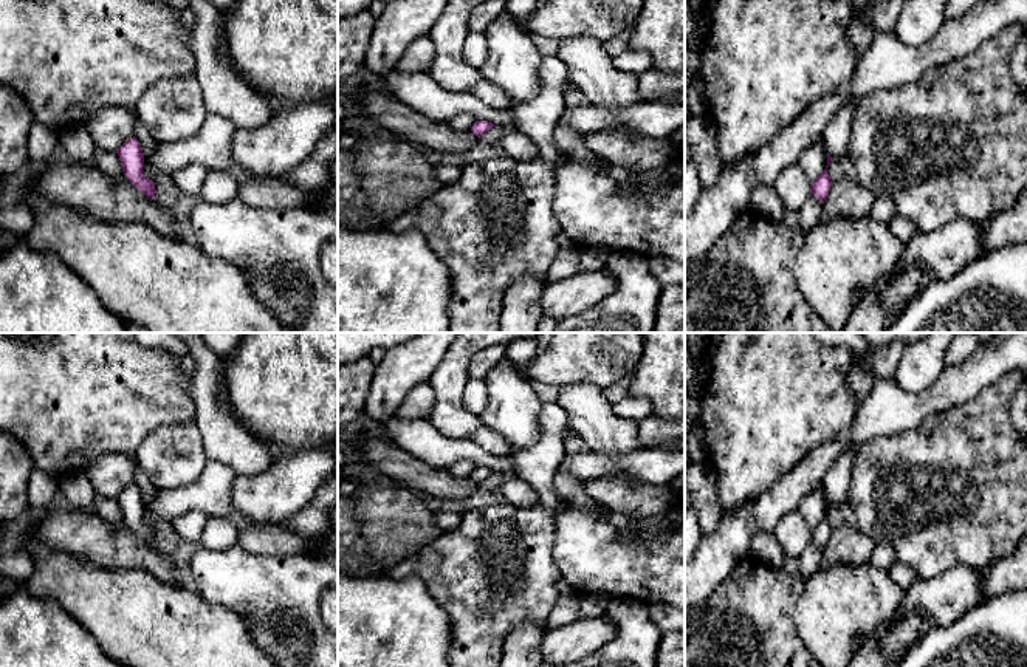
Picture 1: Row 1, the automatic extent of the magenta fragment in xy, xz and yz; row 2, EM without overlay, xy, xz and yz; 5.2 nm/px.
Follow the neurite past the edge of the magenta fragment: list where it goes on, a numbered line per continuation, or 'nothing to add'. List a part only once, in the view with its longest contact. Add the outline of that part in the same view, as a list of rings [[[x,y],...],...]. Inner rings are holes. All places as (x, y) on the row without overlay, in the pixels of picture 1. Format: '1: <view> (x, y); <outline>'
nothing to add

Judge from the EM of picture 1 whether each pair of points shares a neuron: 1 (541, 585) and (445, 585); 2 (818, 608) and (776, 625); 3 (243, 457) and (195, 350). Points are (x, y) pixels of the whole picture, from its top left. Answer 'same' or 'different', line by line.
1: same
2: different
3: same

